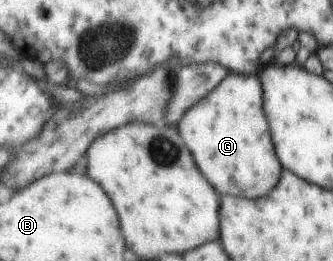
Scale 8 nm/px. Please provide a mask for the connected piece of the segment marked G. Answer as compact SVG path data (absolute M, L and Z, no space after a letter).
M231 72L207 98L185 113L181 125L177 127L183 139L187 141L189 149L193 151L195 159L199 159L199 167L207 171L207 179L211 179L211 183L219 187L221 195L239 195L257 199L271 193L271 189L276 189L279 181L282 181L285 167L277 155L271 123L263 109L265 95L266 91L259 74Z

